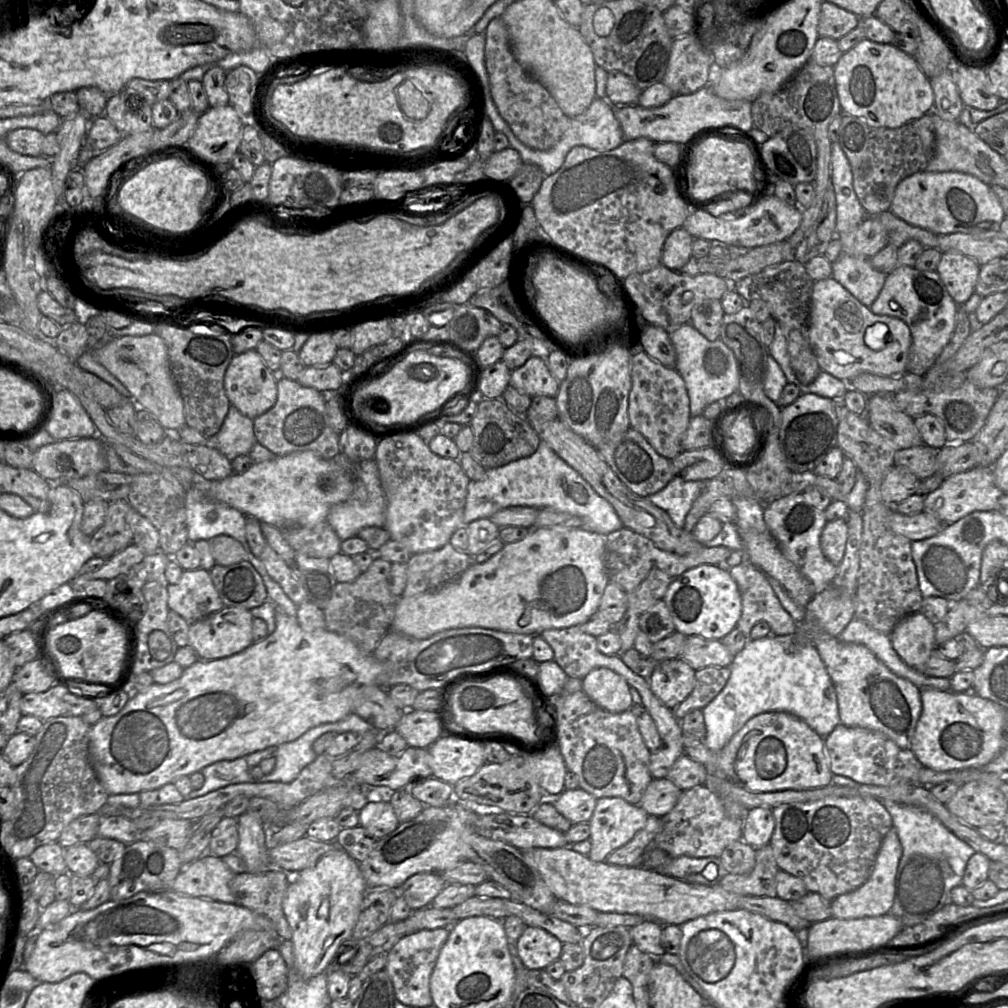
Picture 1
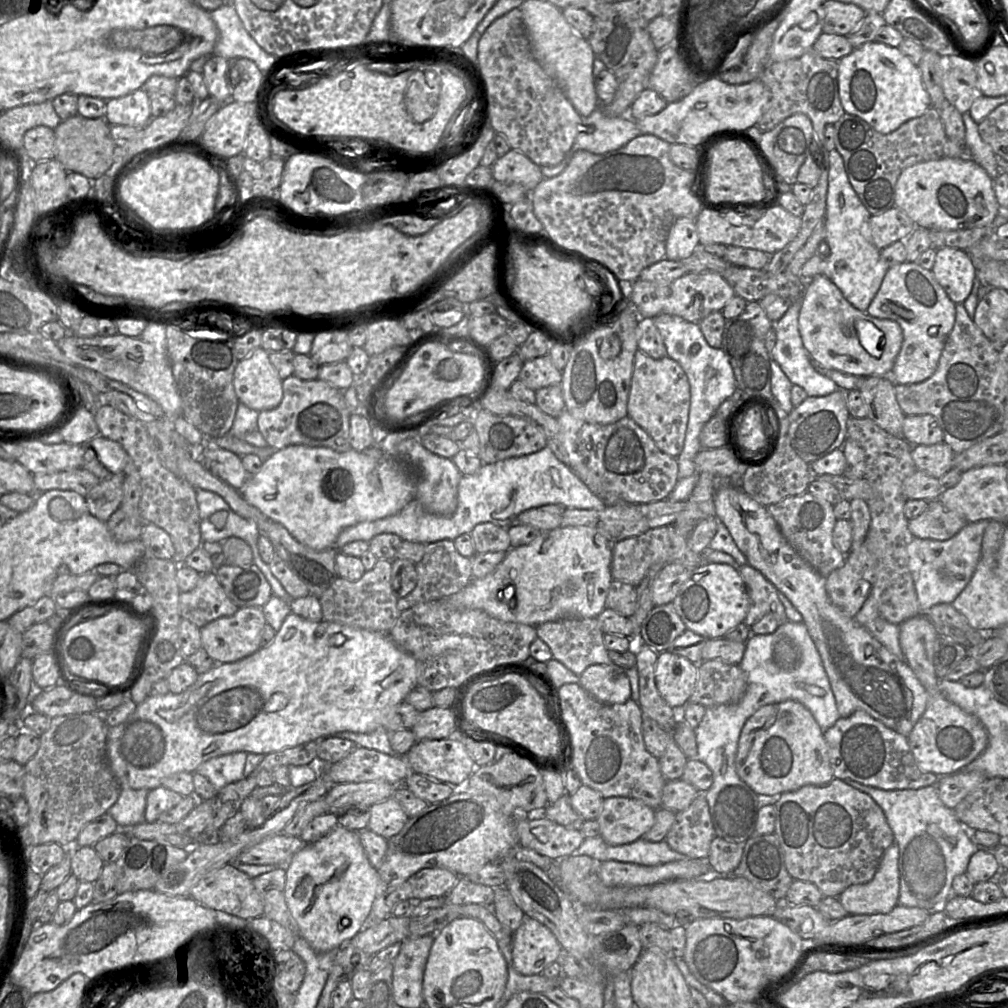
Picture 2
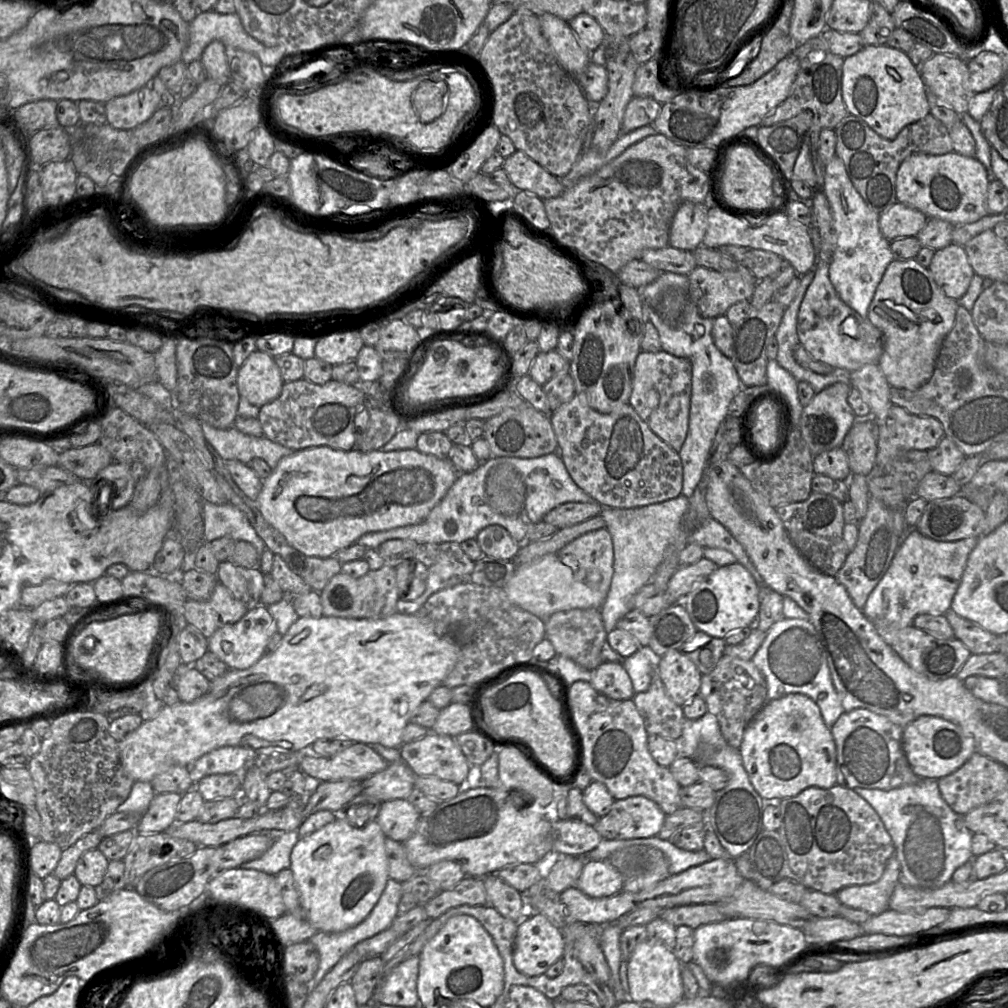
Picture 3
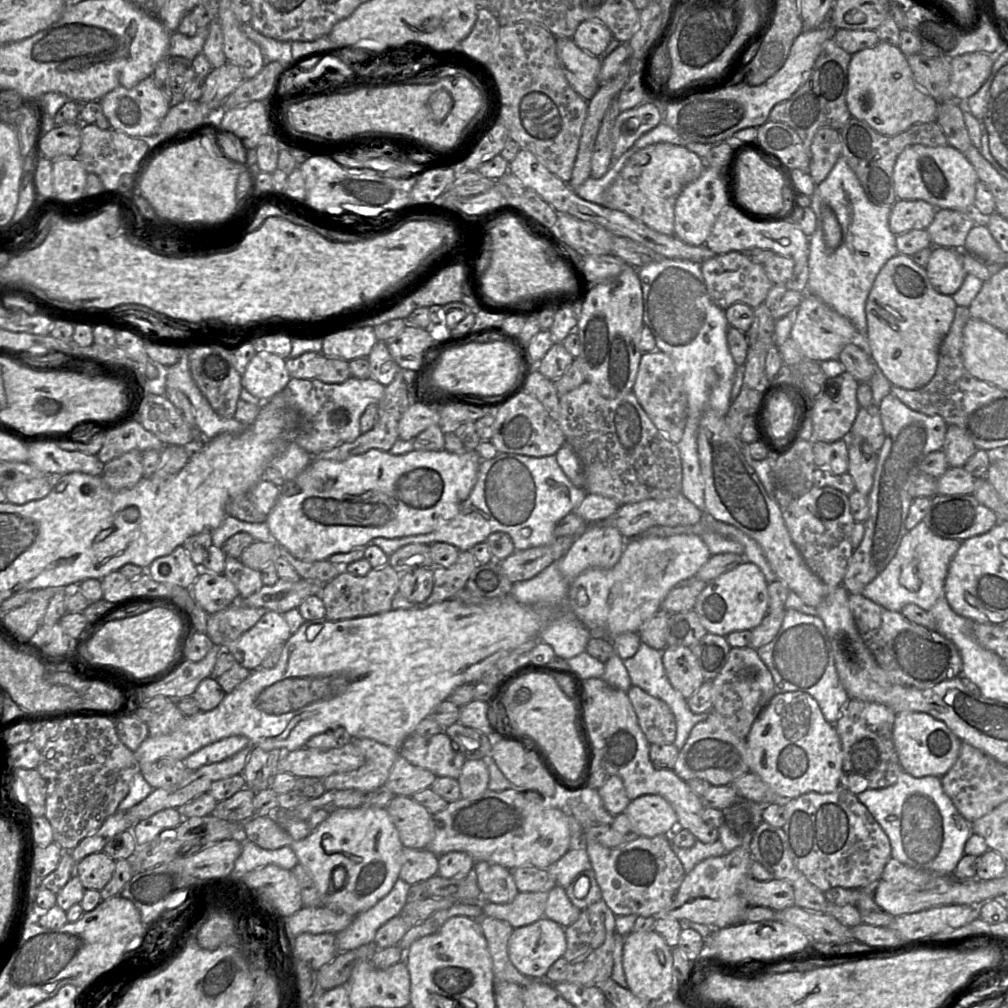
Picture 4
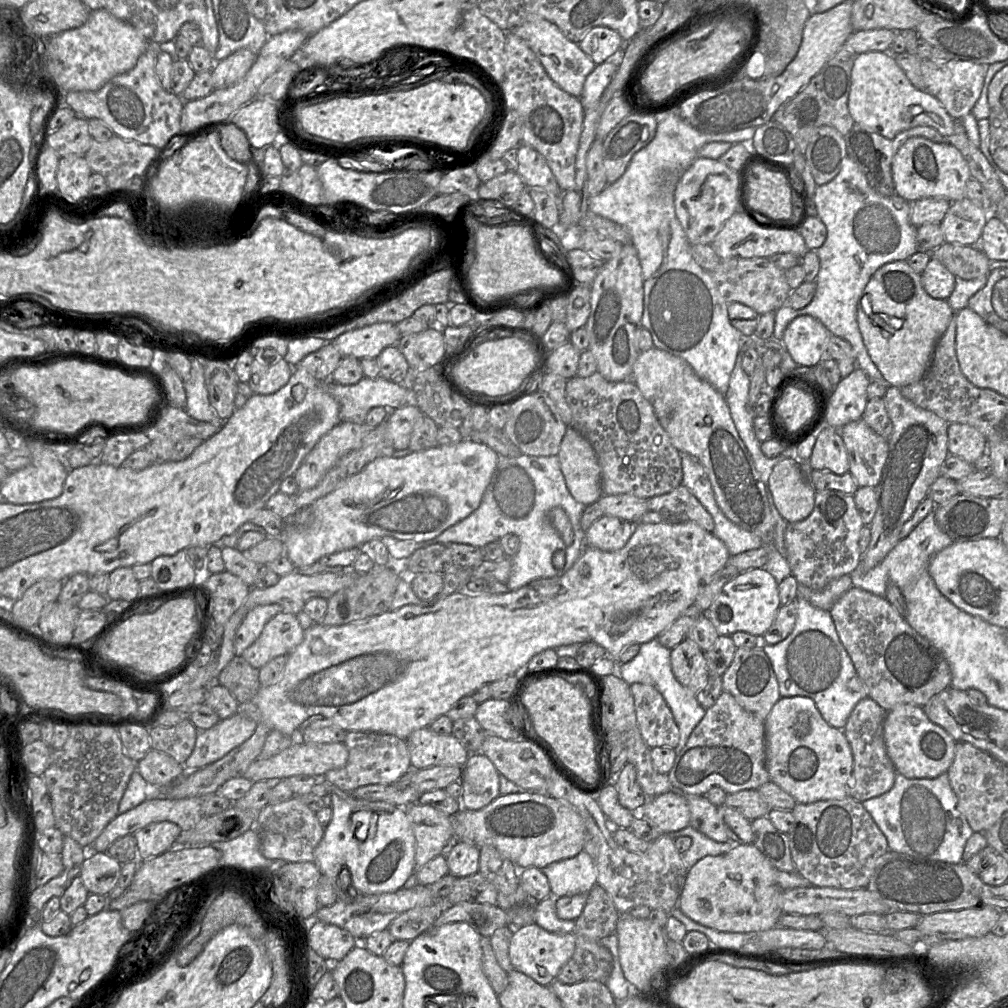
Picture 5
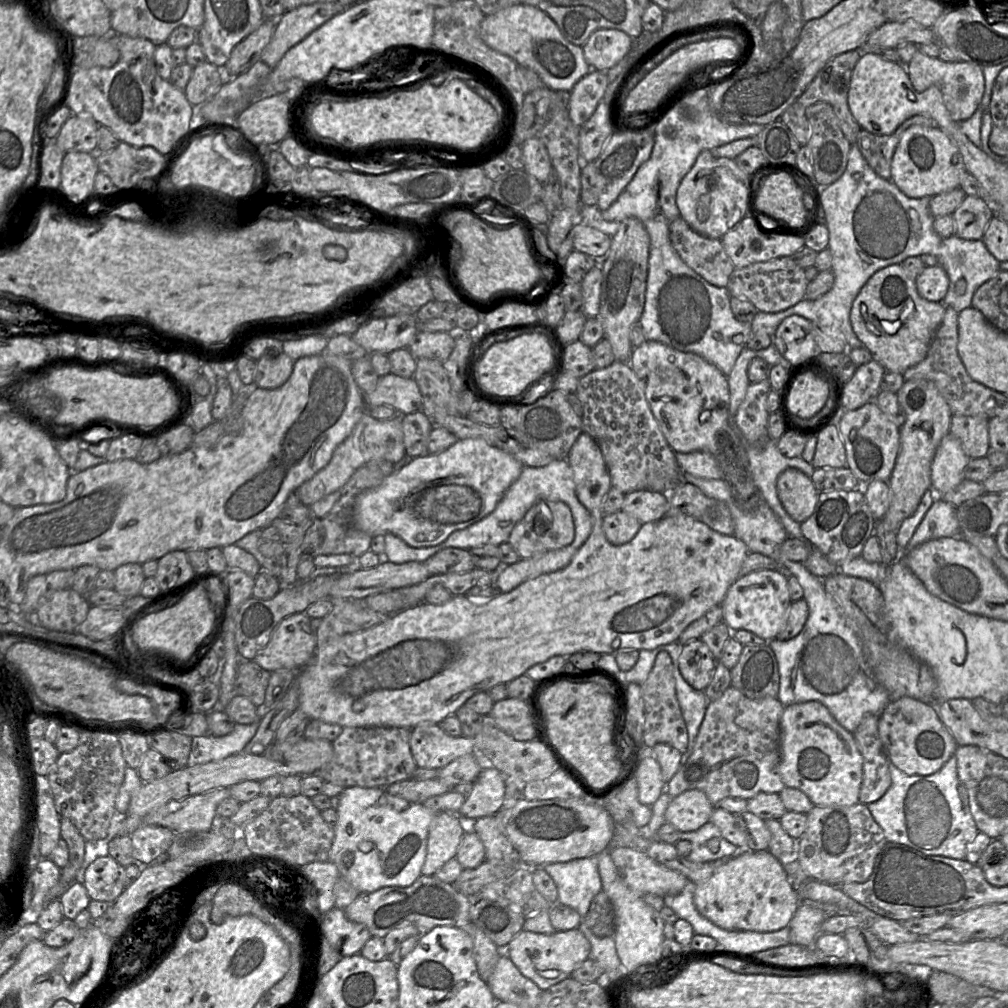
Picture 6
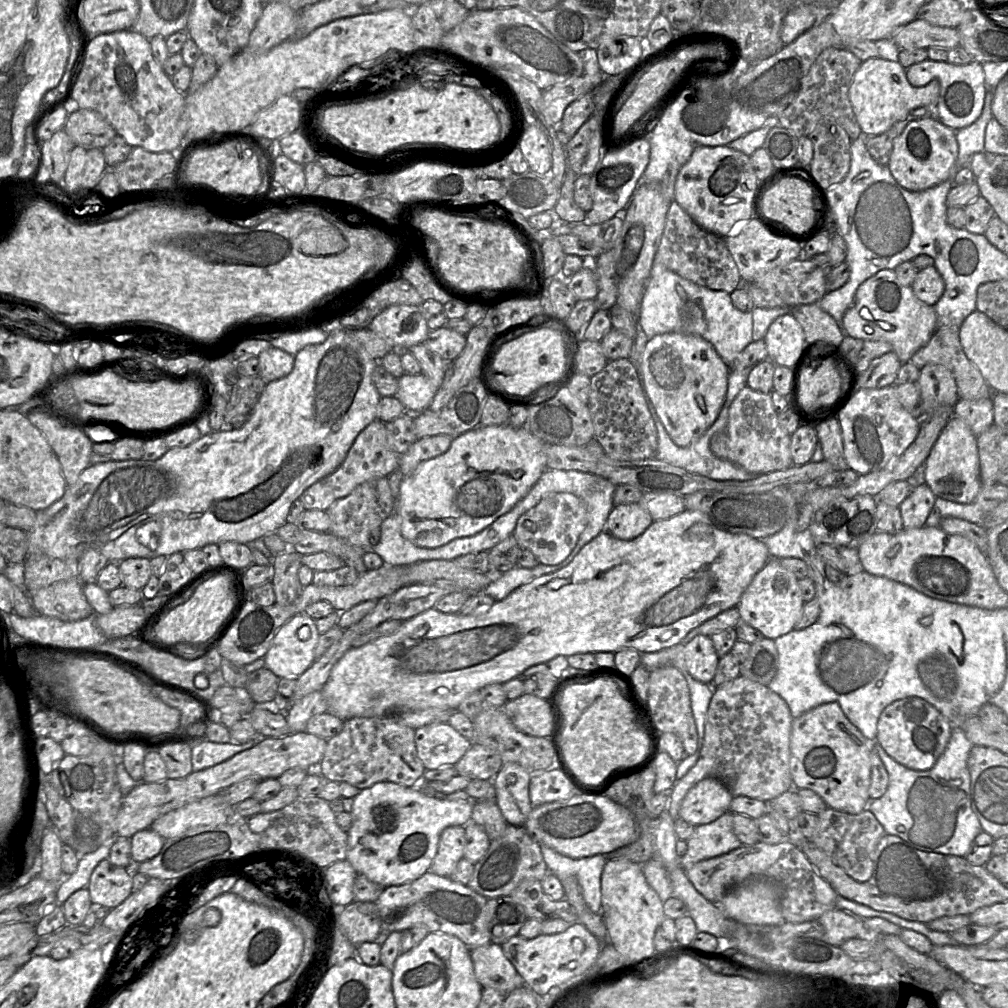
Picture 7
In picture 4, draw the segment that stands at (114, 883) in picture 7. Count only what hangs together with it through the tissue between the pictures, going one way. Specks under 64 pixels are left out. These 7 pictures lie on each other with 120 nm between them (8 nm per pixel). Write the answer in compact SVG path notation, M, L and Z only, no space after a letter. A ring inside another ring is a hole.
M103 851L87 855L75 866L84 889L101 891L110 881L116 861Z

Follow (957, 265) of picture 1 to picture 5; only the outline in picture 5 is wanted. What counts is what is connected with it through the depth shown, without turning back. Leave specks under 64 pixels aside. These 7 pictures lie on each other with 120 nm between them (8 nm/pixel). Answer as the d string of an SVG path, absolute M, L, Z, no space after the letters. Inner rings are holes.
M931 259L921 273L924 290L935 299L947 300L955 288L955 279L955 275L936 259Z

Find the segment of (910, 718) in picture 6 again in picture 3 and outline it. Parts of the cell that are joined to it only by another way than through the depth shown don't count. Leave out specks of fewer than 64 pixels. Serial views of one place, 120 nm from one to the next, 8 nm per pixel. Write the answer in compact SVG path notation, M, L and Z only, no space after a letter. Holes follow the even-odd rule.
M921 716L908 724L902 732L902 748L918 777L937 781L955 772L976 752L969 734L958 725L936 716Z

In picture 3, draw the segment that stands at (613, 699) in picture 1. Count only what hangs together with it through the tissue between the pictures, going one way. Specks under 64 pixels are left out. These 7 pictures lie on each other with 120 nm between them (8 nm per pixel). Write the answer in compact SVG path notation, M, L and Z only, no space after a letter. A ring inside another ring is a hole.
M601 663L592 670L590 684L599 693L614 700L631 699L635 694L631 678L621 663Z

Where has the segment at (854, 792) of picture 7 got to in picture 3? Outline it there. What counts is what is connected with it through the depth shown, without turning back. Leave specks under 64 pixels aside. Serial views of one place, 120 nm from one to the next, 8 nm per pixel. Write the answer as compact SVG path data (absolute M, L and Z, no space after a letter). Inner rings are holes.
M804 694L767 702L747 726L739 748L749 779L765 799L785 799L809 787L836 785L836 744L817 704Z

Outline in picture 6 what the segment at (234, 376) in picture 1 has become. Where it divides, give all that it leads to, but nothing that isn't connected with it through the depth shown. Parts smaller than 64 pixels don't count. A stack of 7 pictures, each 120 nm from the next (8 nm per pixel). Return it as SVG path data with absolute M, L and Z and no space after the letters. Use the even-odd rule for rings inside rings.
M266 352L256 361L254 385L263 389L282 386L293 371L294 360L284 352Z

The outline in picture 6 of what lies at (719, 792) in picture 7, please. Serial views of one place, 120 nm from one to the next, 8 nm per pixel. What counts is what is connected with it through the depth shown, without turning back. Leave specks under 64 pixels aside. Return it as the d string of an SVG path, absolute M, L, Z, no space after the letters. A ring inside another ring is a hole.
M686 790L671 800L665 820L681 832L696 831L710 822L714 808L703 791Z

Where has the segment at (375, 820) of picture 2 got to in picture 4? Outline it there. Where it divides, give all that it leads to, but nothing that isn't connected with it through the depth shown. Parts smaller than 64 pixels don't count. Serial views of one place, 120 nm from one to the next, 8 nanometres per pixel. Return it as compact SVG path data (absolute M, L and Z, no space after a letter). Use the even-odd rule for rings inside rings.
M394 796L385 807L403 846L425 849L434 837L433 815L409 796Z

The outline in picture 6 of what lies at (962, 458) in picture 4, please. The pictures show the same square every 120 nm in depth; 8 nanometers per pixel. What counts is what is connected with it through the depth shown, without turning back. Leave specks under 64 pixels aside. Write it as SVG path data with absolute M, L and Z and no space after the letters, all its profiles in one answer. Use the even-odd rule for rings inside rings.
M953 415L950 433L962 444L965 454L971 459L986 457L989 451L987 418Z

